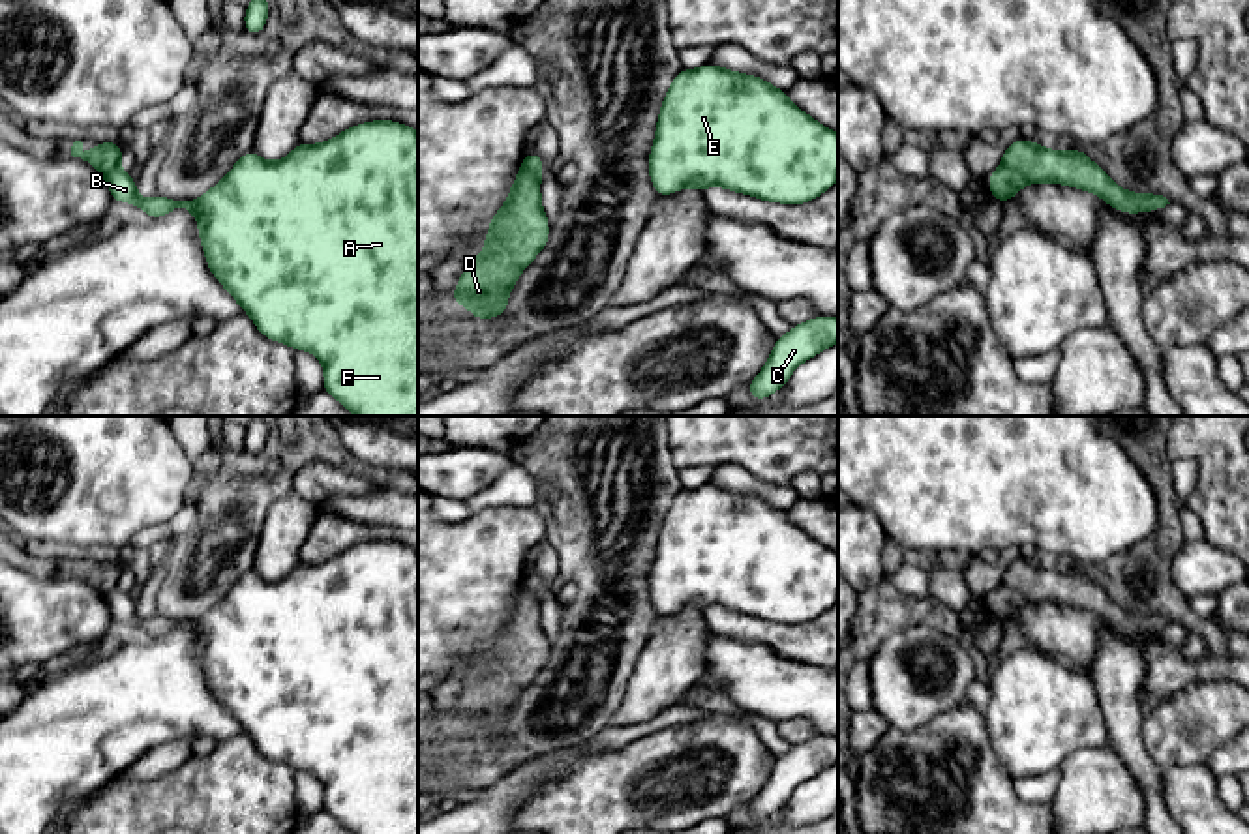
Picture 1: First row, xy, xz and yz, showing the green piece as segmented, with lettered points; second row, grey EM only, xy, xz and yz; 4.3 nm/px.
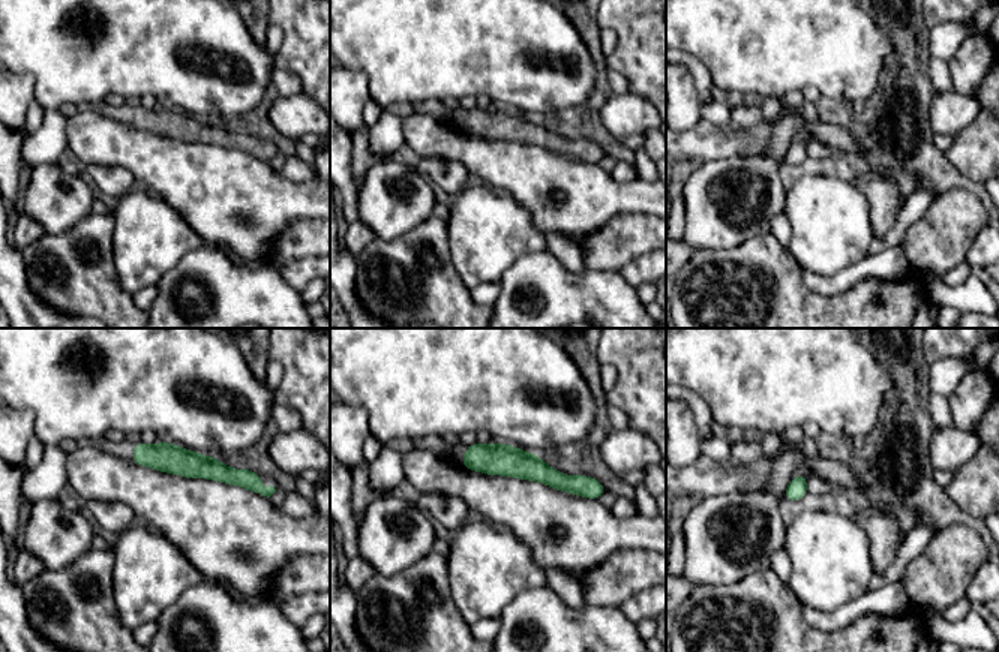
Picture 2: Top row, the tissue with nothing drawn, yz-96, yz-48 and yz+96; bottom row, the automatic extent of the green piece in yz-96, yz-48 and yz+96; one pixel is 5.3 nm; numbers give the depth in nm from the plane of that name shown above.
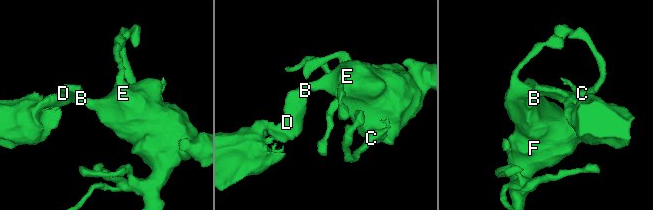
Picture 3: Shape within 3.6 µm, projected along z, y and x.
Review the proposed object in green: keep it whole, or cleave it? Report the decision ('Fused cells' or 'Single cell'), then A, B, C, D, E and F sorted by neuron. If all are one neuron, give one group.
Fused cells. Groups: A B C E F / D

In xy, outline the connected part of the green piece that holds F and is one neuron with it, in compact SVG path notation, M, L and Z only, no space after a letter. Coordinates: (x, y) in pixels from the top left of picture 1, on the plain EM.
M392 540L362 542L319 564L298 562L279 581L264 581L255 570L249 570L212 609L195 620L174 620L159 613L141 618L135 598L118 587L103 596L113 620L133 624L146 632L150 639L158 639L176 628L189 630L199 643L199 660L206 684L218 703L234 716L240 729L251 737L255 748L266 759L315 774L324 789L323 810L345 828L353 834L418 834L418 553L414 549Z

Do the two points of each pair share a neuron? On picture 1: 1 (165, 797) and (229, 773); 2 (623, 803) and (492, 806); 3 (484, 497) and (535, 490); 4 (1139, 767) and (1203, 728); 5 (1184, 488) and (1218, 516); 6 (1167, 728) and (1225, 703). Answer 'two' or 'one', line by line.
1: one
2: two
3: one
4: two
5: two
6: one

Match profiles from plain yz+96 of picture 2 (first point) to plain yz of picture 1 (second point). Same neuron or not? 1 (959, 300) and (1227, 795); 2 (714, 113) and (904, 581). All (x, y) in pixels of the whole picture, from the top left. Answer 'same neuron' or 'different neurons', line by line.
1: same neuron
2: same neuron

